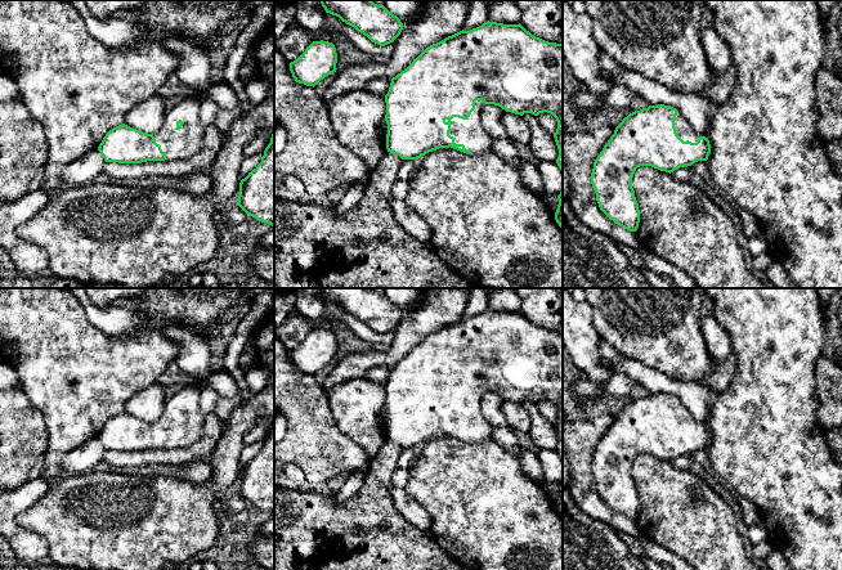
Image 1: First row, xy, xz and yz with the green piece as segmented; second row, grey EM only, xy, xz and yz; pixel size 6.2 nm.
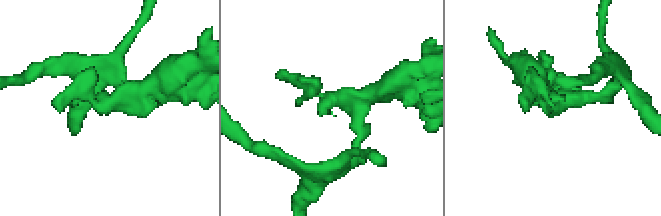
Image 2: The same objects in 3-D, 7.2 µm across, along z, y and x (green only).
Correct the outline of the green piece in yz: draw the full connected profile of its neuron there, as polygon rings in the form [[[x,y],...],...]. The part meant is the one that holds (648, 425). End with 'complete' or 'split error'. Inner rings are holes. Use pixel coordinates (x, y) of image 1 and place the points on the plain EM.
[[[658,392],[630,401],[615,416],[594,450],[591,472],[600,498],[619,515],[636,520],[640,511],[639,492],[632,476],[636,457],[651,454],[671,462],[680,455],[707,449],[709,441],[711,432],[706,419],[695,419],[676,396]]]; split error

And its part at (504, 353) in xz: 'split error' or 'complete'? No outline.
split error

